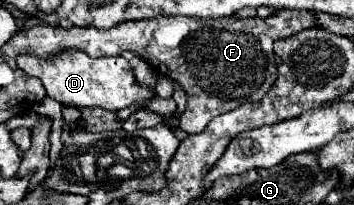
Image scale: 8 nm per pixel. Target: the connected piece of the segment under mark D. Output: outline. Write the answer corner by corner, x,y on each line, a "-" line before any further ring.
69,51
69,53
61,53
53,59
37,59
31,55
19,55
17,65
27,75
41,79
43,87
47,89
47,97
55,99
61,105
101,107
107,111
127,109
131,105
137,105
139,109
147,109
147,103
155,97
153,87
143,87
137,83
135,73
125,57
91,59
85,53

